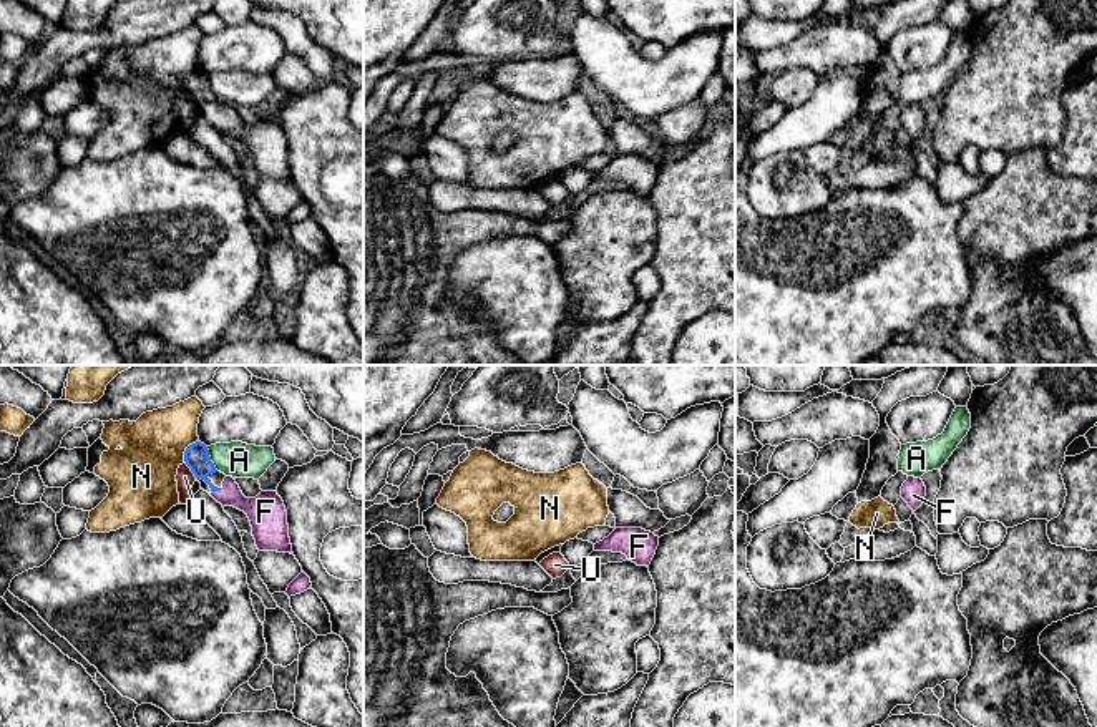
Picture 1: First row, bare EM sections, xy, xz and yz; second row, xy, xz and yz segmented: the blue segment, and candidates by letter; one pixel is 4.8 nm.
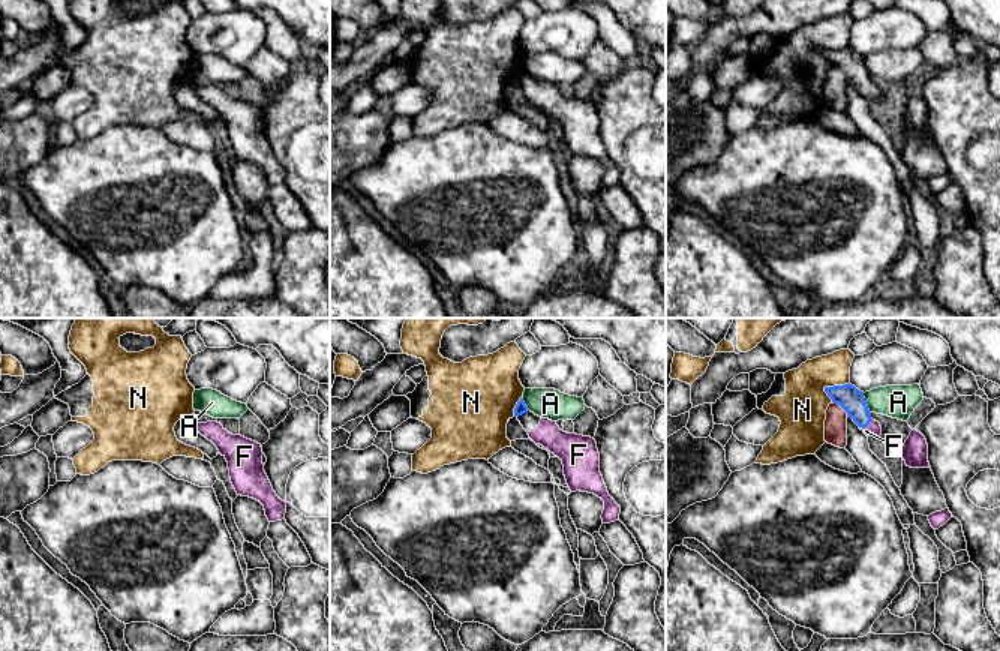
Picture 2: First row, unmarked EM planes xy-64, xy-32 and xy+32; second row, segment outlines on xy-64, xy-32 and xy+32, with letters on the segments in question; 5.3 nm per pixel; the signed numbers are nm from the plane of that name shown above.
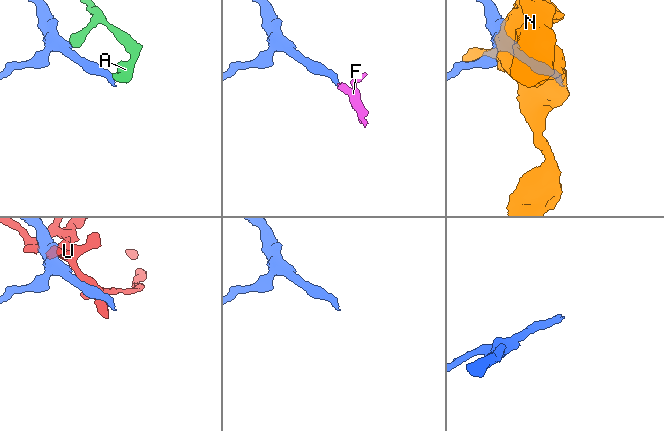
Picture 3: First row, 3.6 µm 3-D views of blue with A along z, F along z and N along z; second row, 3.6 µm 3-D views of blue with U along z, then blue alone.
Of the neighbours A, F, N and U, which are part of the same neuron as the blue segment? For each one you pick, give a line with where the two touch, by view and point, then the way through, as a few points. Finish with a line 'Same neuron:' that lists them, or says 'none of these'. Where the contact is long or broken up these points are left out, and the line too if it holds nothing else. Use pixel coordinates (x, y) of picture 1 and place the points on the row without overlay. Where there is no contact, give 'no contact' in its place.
F: meets blue in xy at (216, 118); runs through xy (196, 83), (204, 107), (216, 118), (263, 140)
Same neuron: F

